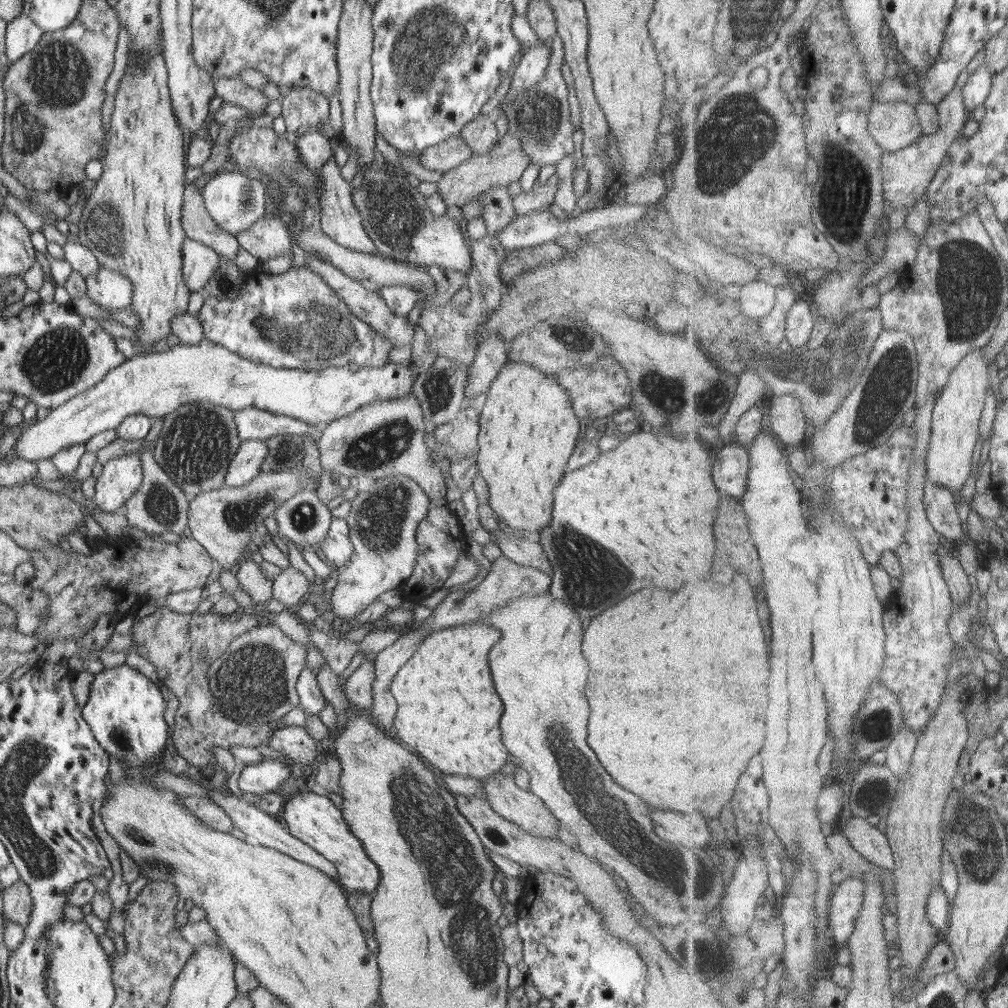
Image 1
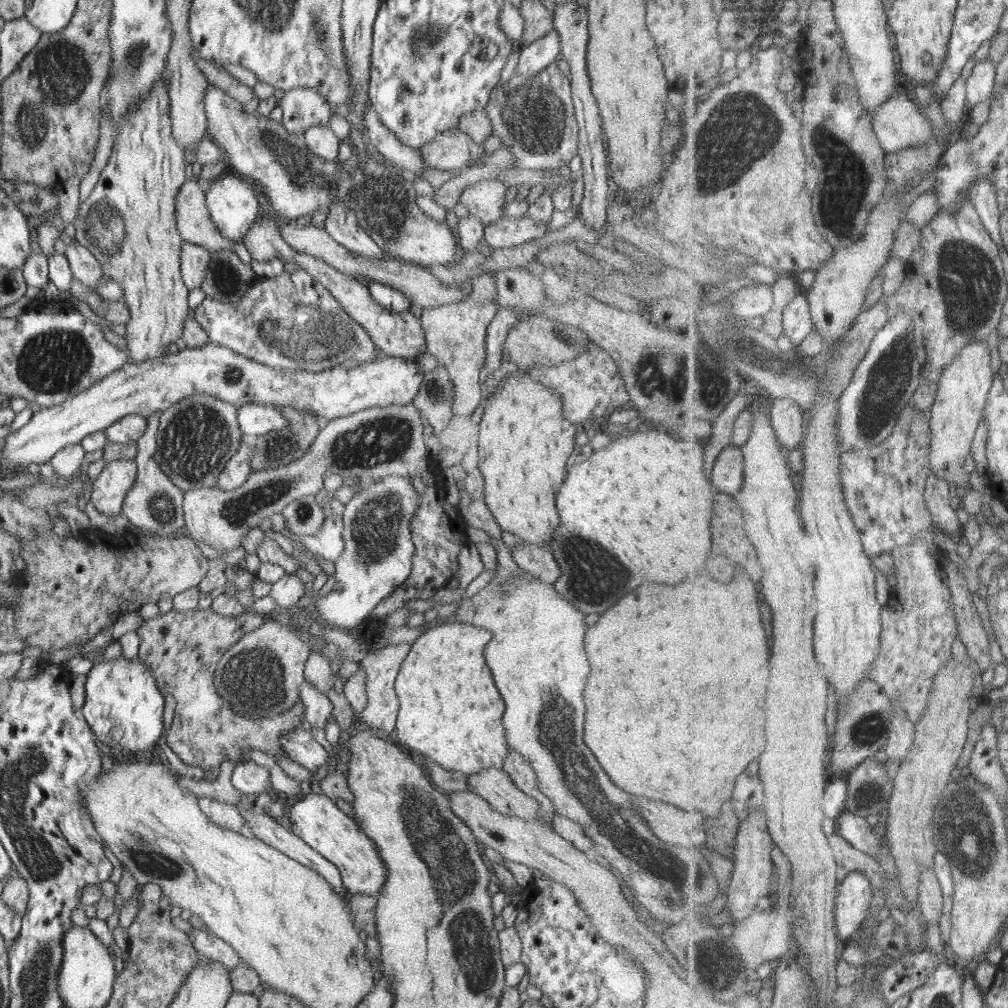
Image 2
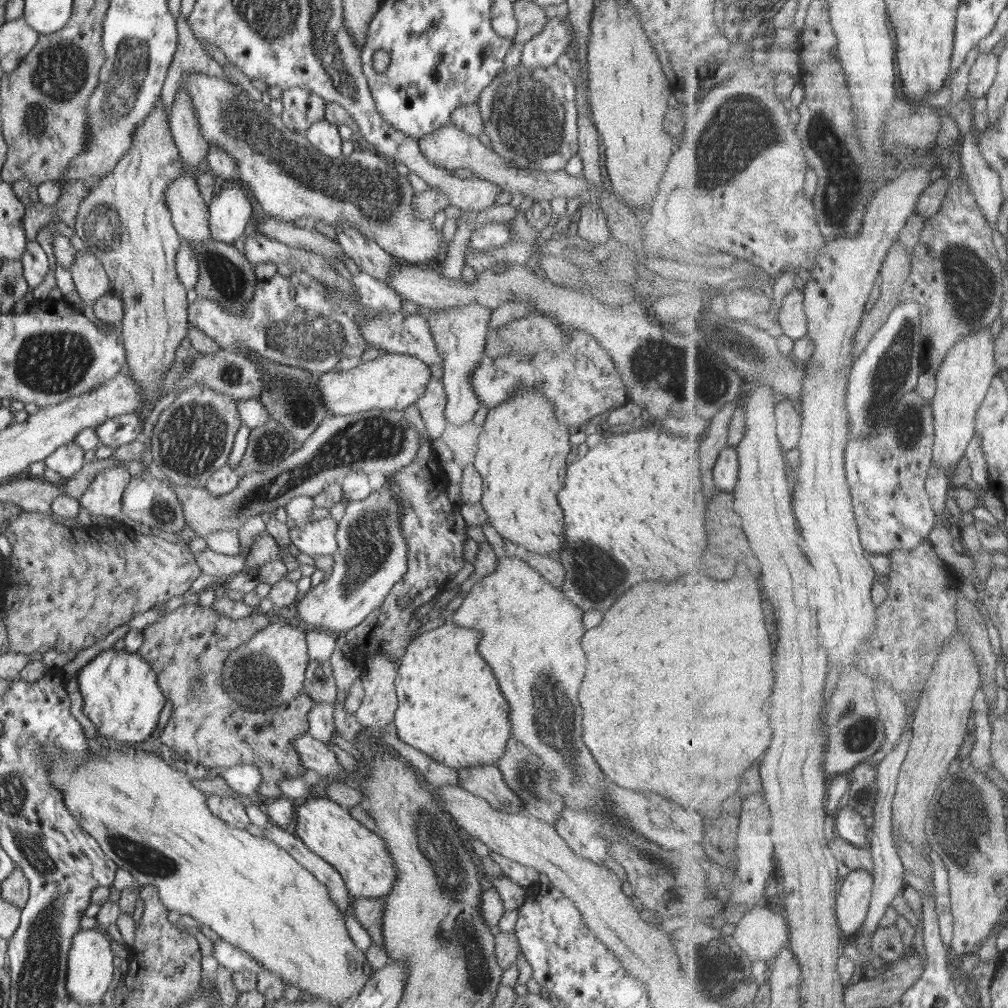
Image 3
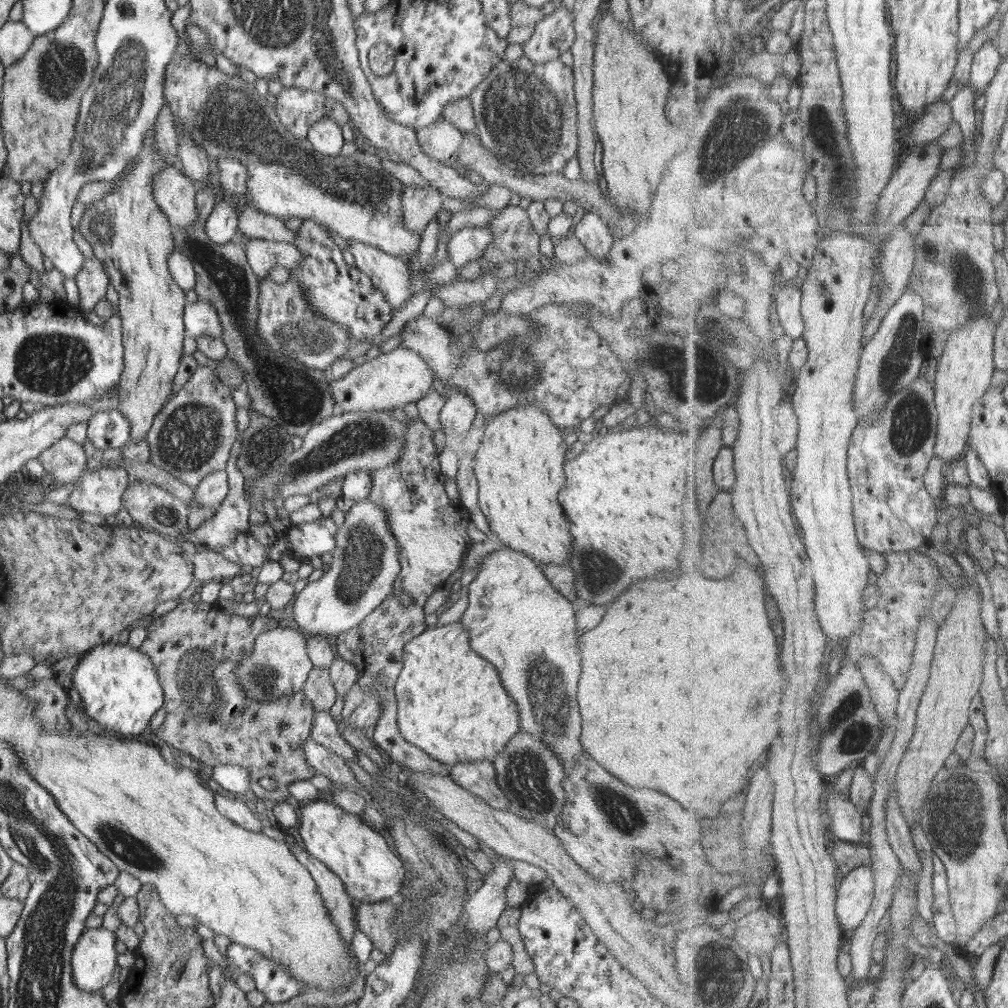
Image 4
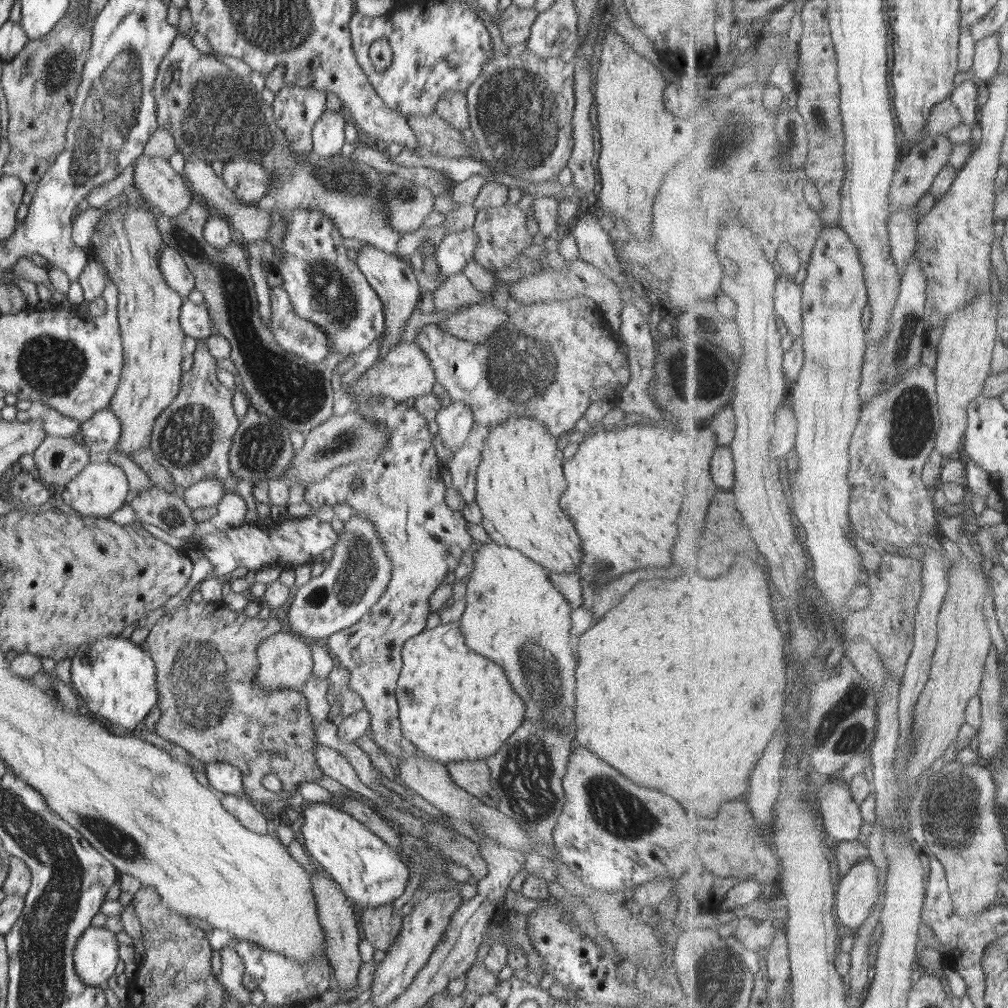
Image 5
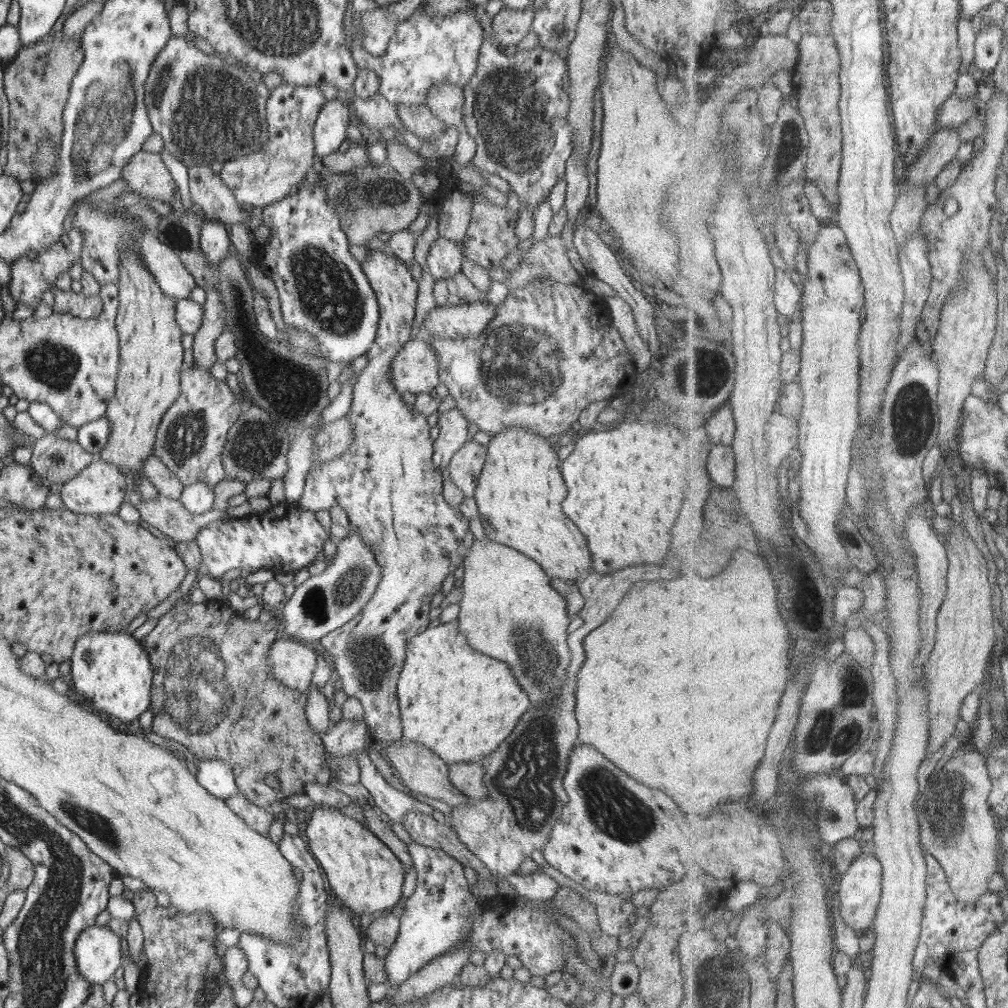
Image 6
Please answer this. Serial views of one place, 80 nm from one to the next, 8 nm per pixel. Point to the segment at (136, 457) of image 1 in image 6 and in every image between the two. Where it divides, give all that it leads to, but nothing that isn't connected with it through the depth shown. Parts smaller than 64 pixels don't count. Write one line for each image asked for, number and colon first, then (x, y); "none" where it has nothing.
2: (109, 490)
3: (103, 497)
4: (101, 492)
5: (100, 489)
6: (99, 490)

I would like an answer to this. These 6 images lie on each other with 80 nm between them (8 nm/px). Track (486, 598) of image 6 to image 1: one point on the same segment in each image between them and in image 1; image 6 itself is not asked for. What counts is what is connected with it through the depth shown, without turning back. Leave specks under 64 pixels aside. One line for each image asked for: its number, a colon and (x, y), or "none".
1: (539, 670)
2: (536, 655)
3: (531, 632)
4: (515, 617)
5: (513, 613)

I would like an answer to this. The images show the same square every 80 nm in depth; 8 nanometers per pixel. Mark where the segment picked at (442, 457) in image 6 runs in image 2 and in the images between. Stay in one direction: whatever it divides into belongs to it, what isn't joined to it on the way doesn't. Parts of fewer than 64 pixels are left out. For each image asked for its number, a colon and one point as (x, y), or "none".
2: (455, 333)
3: (460, 332)
4: (457, 416)
5: (456, 421)

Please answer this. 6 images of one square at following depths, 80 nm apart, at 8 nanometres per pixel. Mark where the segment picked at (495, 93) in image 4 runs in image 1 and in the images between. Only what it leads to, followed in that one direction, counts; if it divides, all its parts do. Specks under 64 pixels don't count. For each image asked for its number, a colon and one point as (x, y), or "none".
1: (540, 118)
2: (535, 118)
3: (530, 115)

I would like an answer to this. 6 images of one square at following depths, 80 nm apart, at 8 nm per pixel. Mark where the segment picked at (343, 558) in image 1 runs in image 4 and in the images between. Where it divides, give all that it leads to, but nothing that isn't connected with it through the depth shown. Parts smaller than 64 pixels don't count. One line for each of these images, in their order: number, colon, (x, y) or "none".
2: (328, 541)
3: (318, 537)
4: (307, 540)

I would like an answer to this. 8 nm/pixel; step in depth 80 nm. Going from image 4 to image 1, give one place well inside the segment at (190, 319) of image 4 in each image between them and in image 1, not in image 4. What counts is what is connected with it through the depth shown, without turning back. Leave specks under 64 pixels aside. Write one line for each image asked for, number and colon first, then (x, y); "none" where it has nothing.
1: (294, 320)
2: (291, 321)
3: (290, 319)

